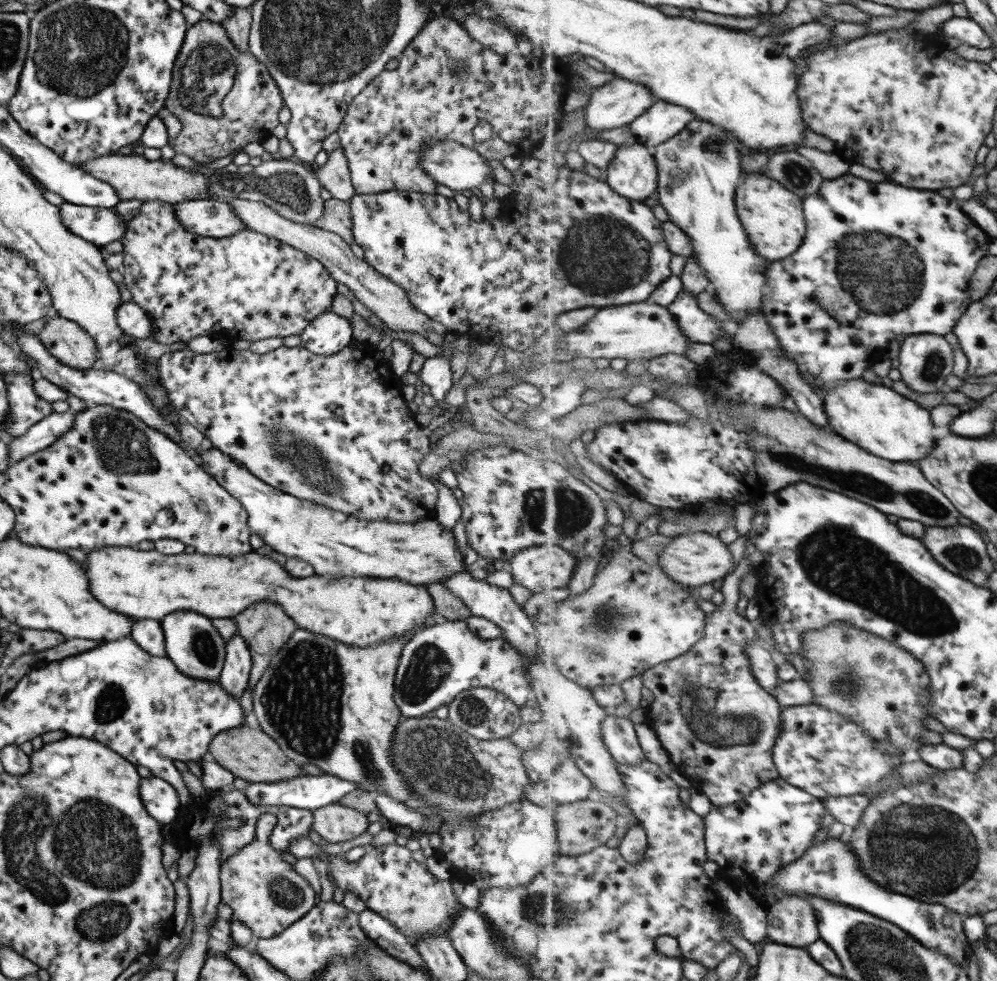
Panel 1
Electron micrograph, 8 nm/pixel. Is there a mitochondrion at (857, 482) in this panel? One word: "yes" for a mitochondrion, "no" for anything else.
yes

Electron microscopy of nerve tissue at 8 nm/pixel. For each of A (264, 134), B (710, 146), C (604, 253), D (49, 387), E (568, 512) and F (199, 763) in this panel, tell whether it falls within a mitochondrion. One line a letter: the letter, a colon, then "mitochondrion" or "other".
A: other
B: mitochondrion
C: mitochondrion
D: other
E: mitochondrion
F: other

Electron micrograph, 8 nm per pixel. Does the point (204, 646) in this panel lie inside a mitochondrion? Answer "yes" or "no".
yes

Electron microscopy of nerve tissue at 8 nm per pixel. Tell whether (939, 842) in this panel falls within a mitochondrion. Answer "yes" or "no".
yes

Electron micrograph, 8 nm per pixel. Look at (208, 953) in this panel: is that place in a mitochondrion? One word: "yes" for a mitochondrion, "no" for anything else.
no

